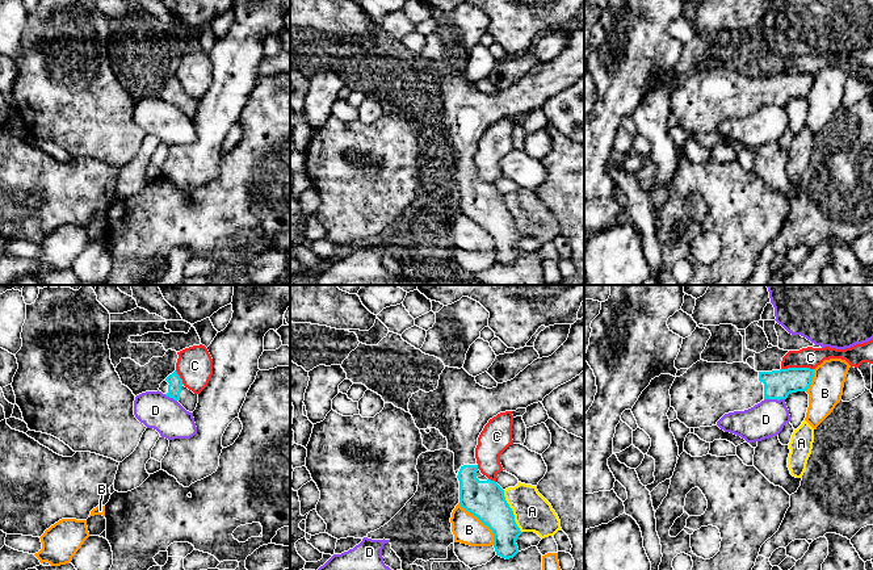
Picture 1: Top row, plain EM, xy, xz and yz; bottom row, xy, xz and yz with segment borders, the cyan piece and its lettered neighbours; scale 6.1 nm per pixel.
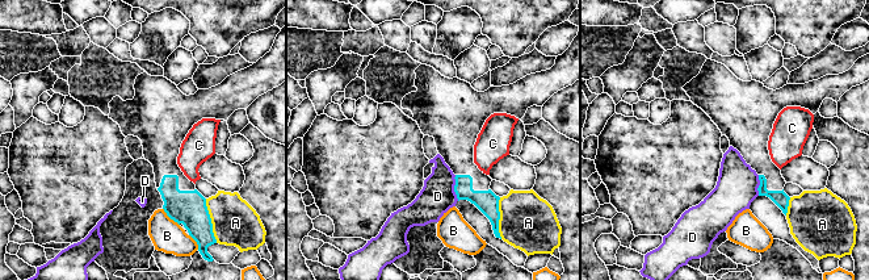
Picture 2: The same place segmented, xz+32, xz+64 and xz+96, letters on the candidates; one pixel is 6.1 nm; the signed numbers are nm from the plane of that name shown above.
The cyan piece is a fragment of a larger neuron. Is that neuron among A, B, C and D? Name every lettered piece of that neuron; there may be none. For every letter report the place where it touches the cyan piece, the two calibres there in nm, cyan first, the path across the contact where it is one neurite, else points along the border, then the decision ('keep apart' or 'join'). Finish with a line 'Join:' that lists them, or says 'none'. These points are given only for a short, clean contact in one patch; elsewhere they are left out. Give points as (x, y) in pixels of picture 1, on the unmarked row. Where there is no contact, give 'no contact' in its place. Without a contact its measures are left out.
A: xz (512, 217) | 240/220 nm | along xz (503, 196), (504, 205), (521, 238) | keep apart
B: xz (482, 227) | 240/180 nm | keep apart
C: yz (797, 74) | 180/130 nm | keep apart
D: yz (775, 104) | 180/220 nm | keep apart
Join: none

